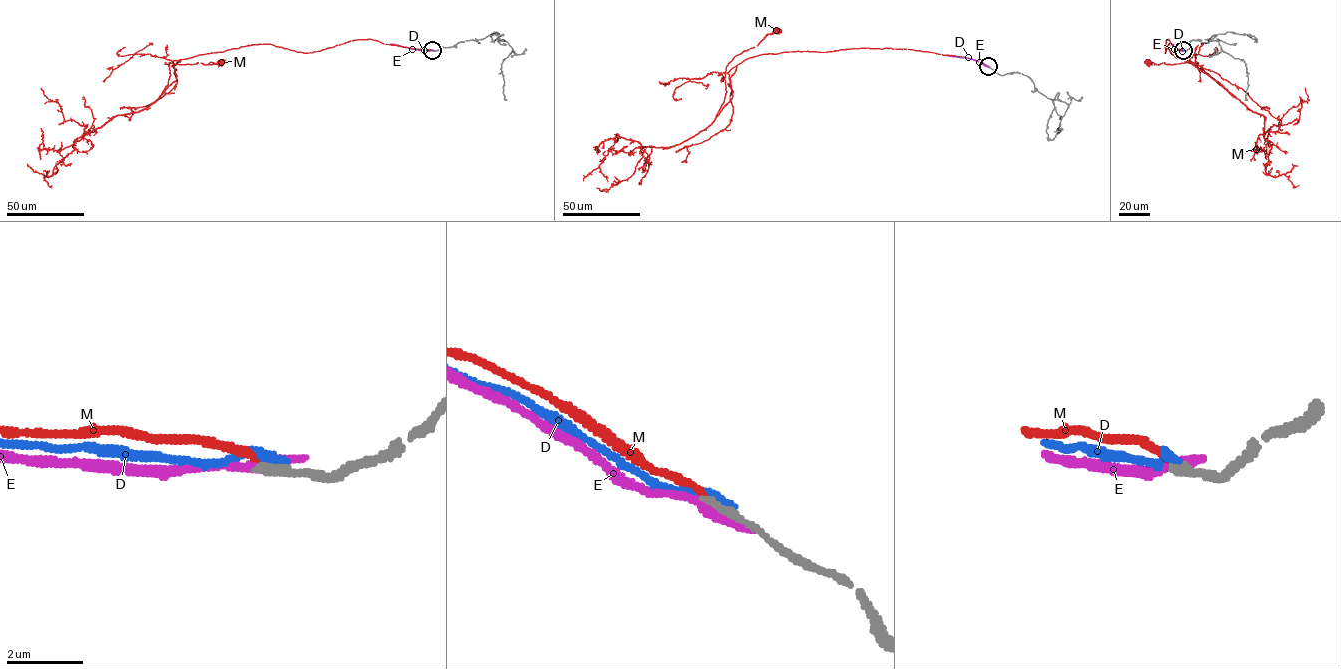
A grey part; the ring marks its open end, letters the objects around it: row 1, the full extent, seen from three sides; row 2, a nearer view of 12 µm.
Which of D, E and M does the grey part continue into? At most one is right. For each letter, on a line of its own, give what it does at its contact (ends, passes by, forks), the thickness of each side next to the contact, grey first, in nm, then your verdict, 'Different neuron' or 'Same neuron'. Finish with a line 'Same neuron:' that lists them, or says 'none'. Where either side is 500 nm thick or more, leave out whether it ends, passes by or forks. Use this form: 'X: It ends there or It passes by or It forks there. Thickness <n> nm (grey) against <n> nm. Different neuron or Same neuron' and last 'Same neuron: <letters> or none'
D: It ends there. Thickness 260 nm (grey) against 240 nm. Different neuron
E: It ends there. Thickness 260 nm (grey) against 360 nm. Different neuron
M: It ends there. Thickness 240 nm (grey) against 190 nm. Different neuron
Same neuron: none

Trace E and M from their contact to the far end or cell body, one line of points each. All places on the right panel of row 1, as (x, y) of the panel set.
E: (1184, 50), (1176, 49), (1172, 43)
M: (1183, 50), (1166, 41), (1165, 53), (1169, 44), (1176, 58), (1190, 61), (1234, 96), (1189, 63), (1148, 61)

